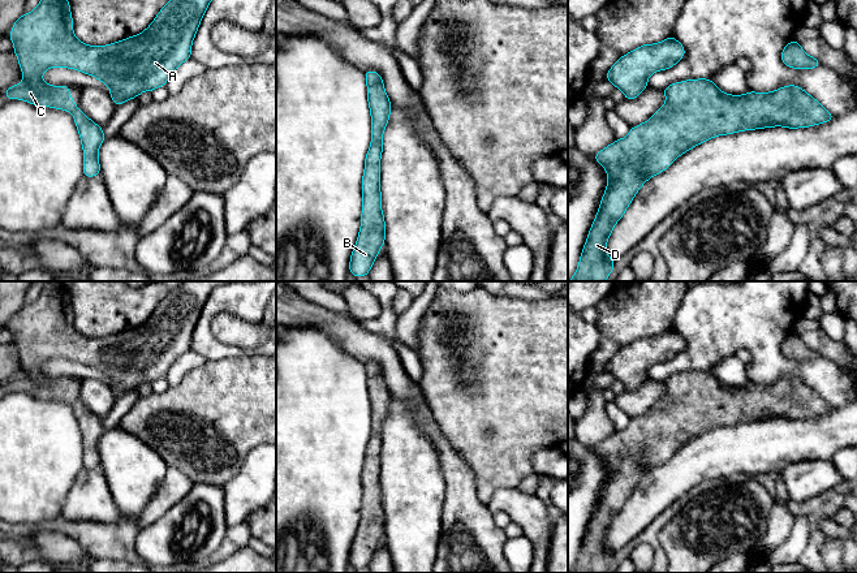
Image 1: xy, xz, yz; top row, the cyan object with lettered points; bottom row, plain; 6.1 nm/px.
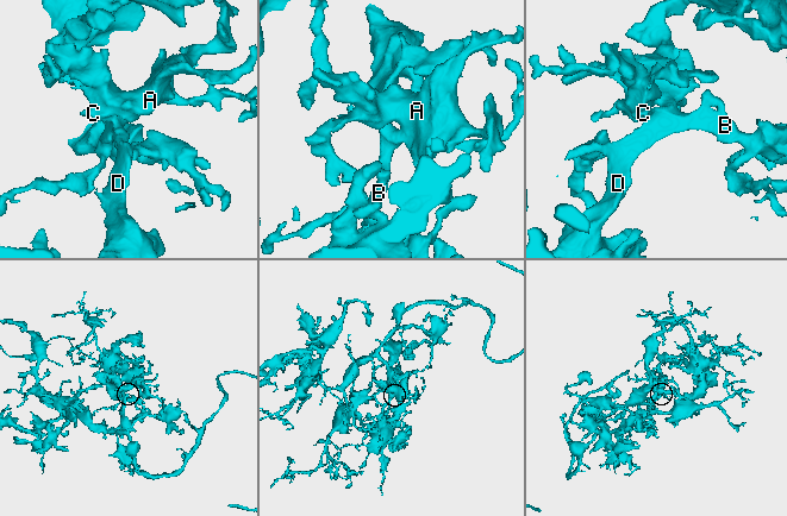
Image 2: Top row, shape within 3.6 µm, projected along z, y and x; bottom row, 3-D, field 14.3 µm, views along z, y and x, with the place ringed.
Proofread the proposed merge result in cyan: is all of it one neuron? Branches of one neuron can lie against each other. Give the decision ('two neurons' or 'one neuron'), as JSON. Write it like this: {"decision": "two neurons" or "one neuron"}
{"decision": "one neuron"}

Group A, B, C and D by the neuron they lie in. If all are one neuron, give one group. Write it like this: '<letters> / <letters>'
A B C D

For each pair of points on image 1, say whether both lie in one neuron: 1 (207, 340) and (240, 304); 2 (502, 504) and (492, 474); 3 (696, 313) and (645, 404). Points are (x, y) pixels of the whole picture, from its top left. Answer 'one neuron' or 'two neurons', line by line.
1: one neuron
2: two neurons
3: two neurons

